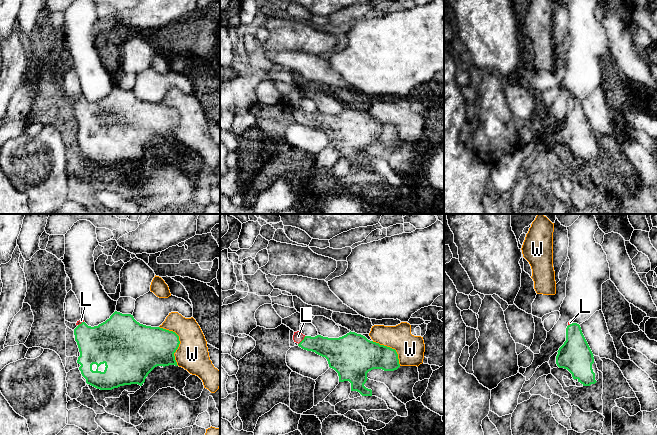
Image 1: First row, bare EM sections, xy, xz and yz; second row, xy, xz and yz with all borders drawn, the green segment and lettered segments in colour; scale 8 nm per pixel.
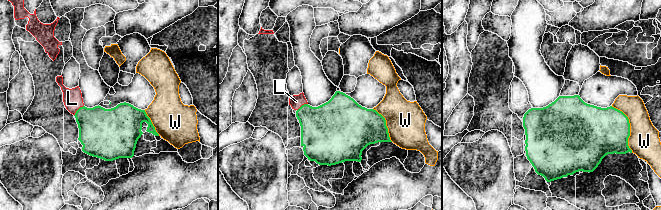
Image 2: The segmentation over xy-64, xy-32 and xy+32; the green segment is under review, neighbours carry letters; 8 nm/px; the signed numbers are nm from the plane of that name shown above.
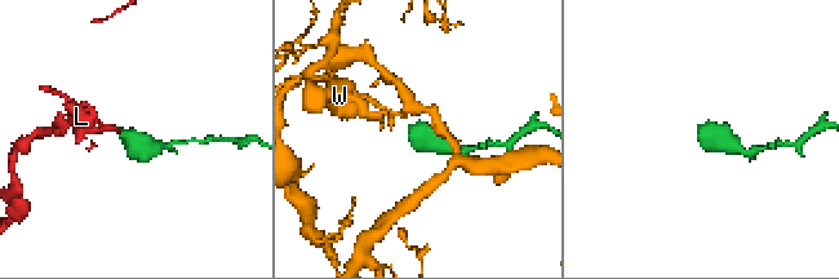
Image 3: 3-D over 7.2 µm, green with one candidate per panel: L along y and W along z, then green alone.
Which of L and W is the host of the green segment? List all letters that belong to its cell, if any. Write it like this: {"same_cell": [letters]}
{"same_cell": ["L"]}

